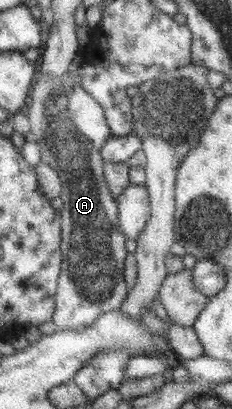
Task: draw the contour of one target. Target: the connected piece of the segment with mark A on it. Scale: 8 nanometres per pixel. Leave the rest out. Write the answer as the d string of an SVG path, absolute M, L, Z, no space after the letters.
M73 67L65 77L54 78L54 81L51 75L42 76L33 89L33 106L28 114L32 120L32 132L27 135L27 140L38 142L43 151L43 162L47 162L59 172L65 188L61 197L64 201L62 249L66 262L60 279L58 311L54 321L58 330L81 330L93 326L105 313L122 309L130 294L126 275L130 255L127 250L129 237L120 233L122 228L120 202L111 190L110 181L106 178L107 162L102 153L114 132L109 124L107 109L95 99L93 94L81 86L77 71L78 68Z

